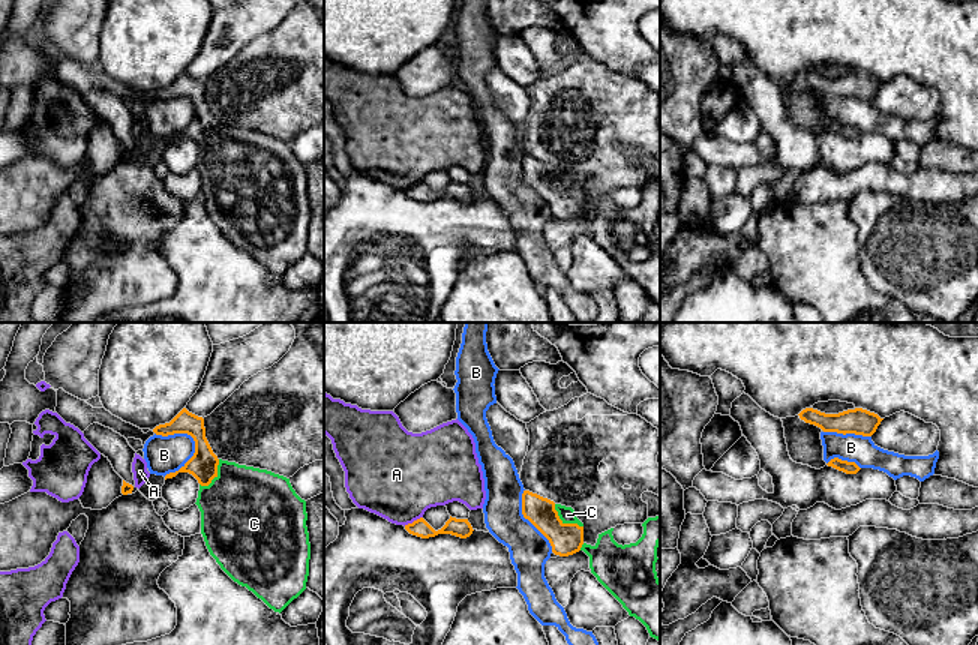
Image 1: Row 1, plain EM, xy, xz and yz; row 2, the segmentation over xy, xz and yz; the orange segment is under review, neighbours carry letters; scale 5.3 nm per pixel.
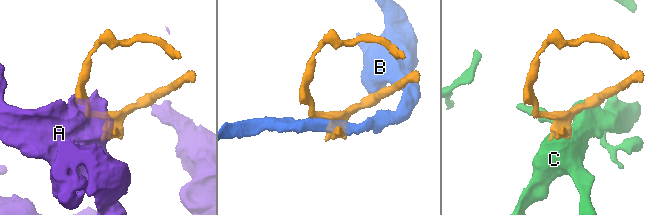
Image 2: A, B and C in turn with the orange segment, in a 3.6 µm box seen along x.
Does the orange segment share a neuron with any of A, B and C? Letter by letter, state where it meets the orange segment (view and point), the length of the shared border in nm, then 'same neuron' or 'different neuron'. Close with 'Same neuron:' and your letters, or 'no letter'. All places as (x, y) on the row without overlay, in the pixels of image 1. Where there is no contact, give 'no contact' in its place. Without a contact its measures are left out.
A: xz (414, 185) | 120 nm | different neuron
B: xy (189, 123) | 280 nm | different neuron
C: xz (564, 188) | 200 nm | same neuron
Same neuron: C

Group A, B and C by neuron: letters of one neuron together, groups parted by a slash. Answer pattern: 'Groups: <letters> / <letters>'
Groups: A / B / C

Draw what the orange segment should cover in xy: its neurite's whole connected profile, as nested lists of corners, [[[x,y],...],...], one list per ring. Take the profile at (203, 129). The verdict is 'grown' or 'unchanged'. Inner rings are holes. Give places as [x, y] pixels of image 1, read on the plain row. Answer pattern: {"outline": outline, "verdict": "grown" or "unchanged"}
{"outline": [[[186,72],[153,96],[162,100],[188,98],[194,102],[194,120],[178,135],[166,138],[165,144],[178,136],[189,136],[198,144],[195,168],[201,176],[201,198],[210,219],[234,246],[280,278],[306,254],[310,224],[306,165],[284,140],[219,123],[206,102],[204,82]]], "verdict": "grown"}

